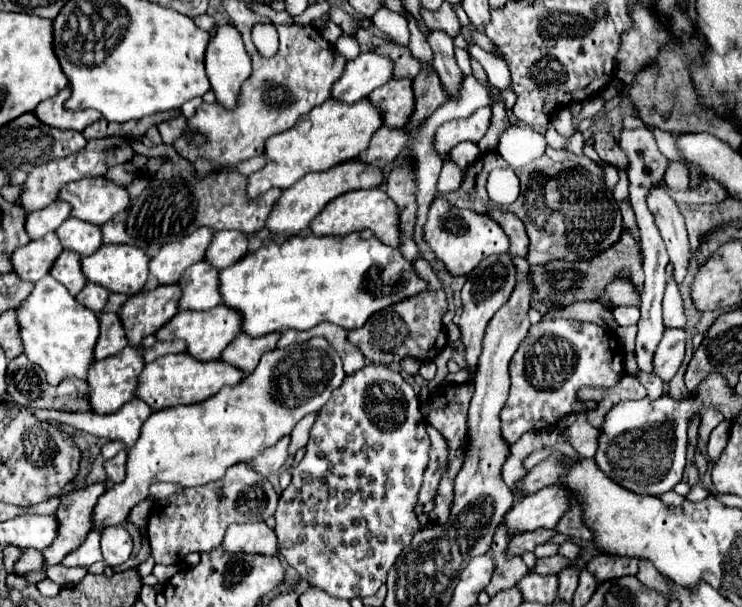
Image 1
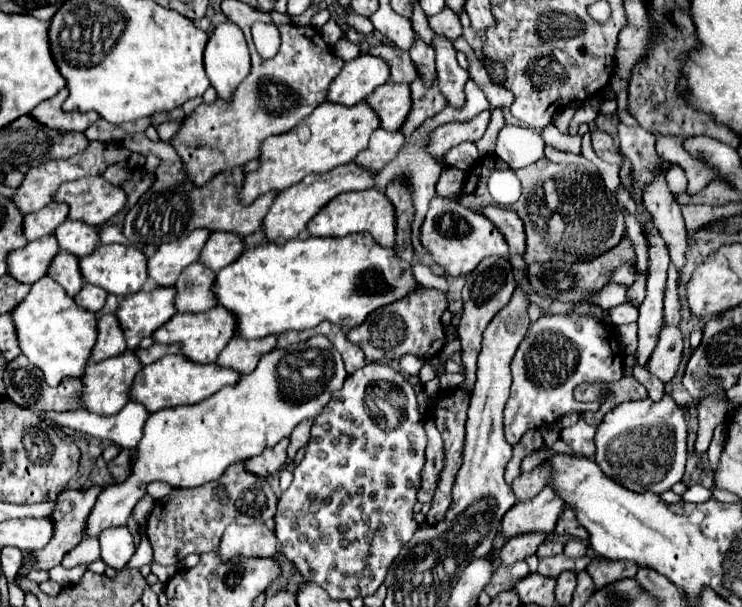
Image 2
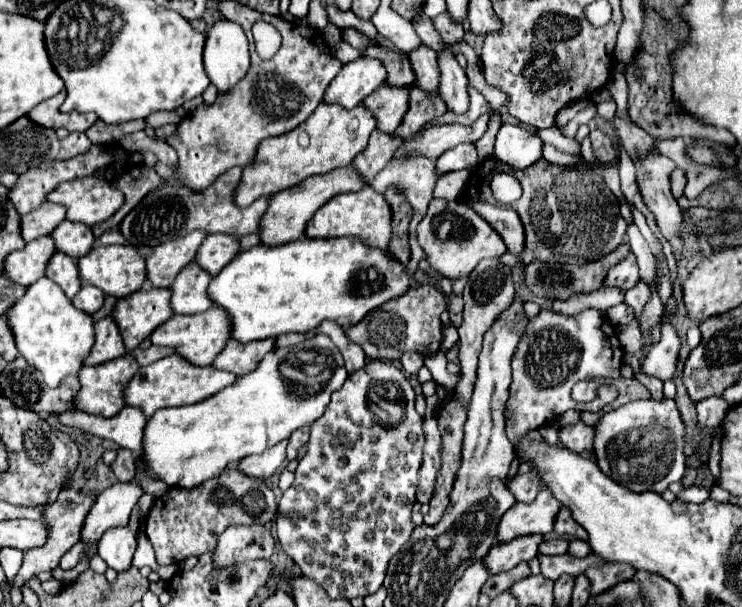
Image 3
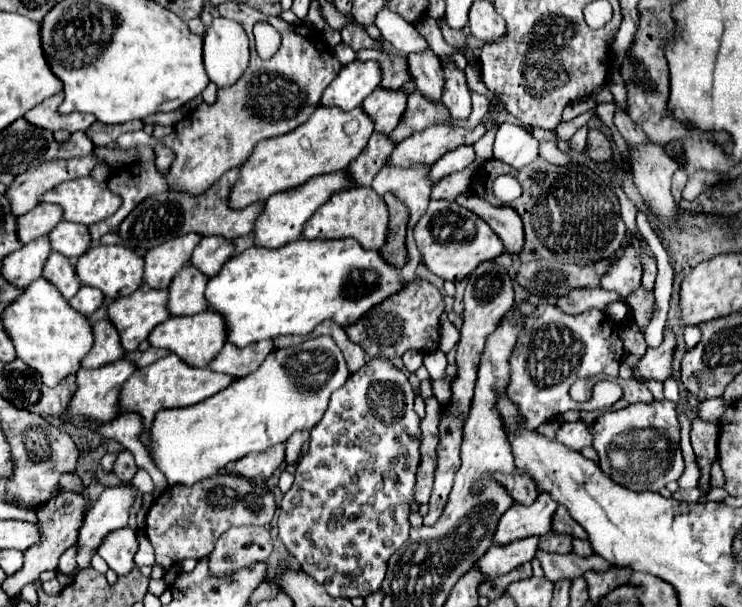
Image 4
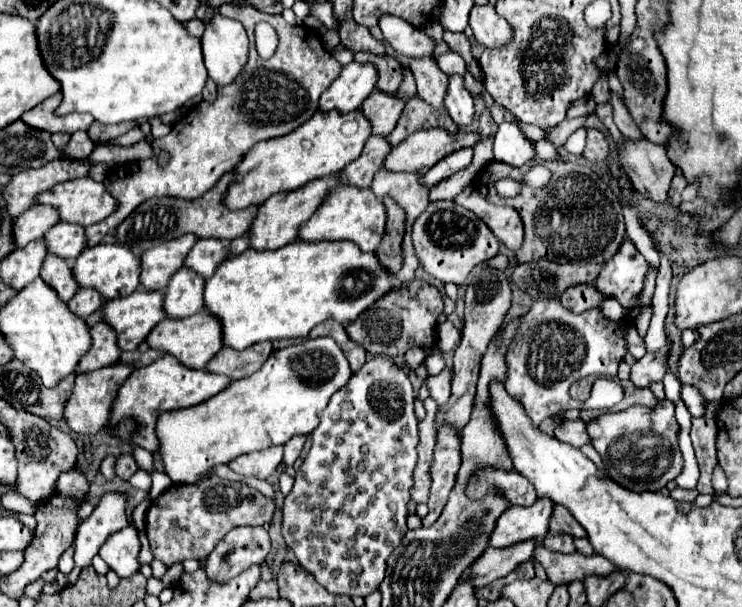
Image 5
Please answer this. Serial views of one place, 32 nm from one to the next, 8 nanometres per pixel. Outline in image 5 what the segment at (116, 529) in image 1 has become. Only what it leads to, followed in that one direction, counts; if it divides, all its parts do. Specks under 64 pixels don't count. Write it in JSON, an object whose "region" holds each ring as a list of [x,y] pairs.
{"region":[[[126,526],[106,540],[104,548],[100,548],[100,556],[120,578],[130,578],[140,570],[140,548],[138,530],[134,526]]]}

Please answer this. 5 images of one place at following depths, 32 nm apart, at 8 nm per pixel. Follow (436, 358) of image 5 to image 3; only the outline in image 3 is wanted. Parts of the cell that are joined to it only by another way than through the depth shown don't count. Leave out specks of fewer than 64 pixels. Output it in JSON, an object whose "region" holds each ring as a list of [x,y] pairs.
{"region":[[[439,351],[432,356],[425,357],[424,365],[430,370],[437,383],[452,391],[460,380],[460,375],[452,375],[447,372],[447,358],[445,355],[443,351]]]}

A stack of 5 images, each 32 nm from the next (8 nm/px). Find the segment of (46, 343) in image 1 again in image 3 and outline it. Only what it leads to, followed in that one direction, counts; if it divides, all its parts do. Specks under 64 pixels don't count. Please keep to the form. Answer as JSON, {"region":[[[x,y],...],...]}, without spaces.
{"region":[[[46,276],[30,284],[28,292],[12,308],[8,308],[4,316],[8,318],[18,354],[42,372],[44,382],[50,388],[56,388],[62,378],[78,374],[94,344],[92,316],[72,308],[72,302],[64,296],[64,292],[60,292],[60,288],[56,288],[56,284],[52,284]]]}

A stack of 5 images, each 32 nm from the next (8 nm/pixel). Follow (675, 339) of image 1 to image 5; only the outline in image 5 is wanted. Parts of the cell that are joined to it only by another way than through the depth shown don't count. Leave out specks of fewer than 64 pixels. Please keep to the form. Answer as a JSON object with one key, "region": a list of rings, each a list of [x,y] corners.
{"region":[[[664,346],[656,354],[646,354],[632,366],[630,380],[636,388],[646,388],[654,382],[660,382],[666,374],[666,360],[668,360],[668,346]]]}

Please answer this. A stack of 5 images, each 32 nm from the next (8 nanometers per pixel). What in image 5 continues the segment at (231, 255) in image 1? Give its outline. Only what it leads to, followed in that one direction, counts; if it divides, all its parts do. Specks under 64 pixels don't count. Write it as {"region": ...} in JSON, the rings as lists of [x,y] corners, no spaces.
{"region":[[[196,240],[184,258],[184,268],[194,270],[202,278],[212,276],[218,264],[228,258],[228,242],[224,240]]]}

